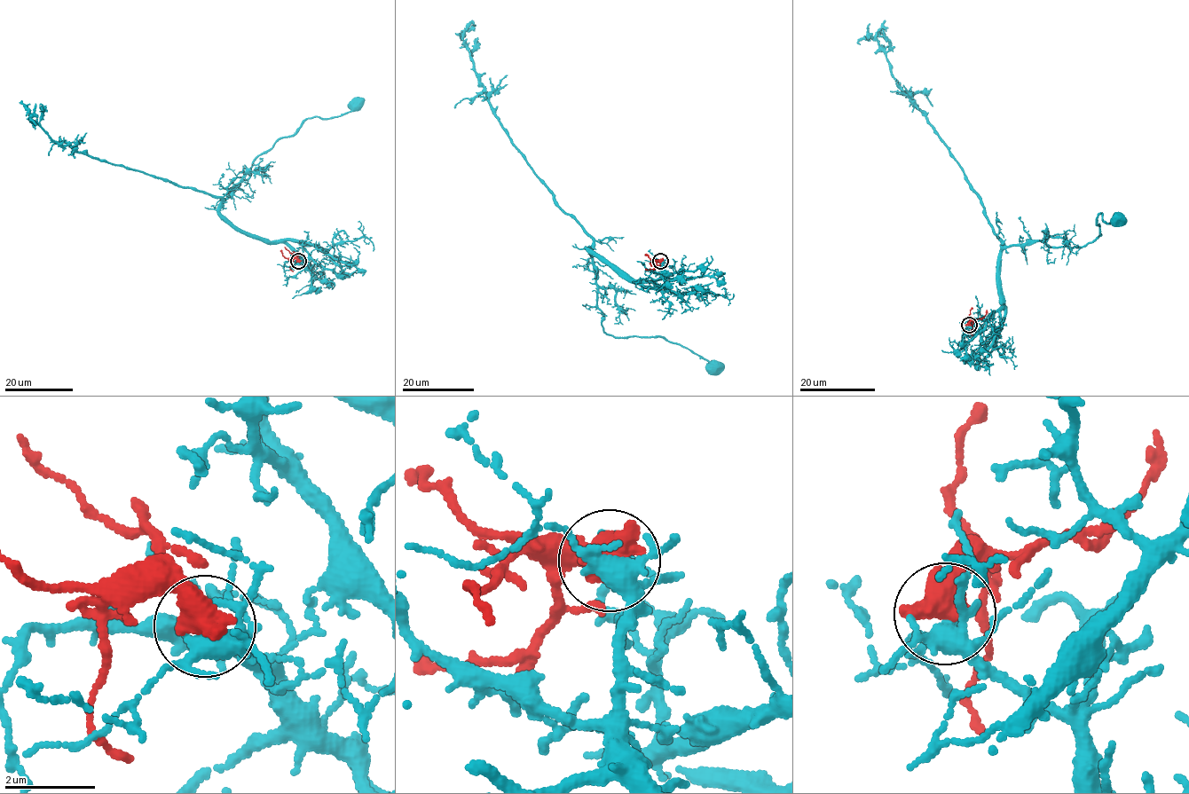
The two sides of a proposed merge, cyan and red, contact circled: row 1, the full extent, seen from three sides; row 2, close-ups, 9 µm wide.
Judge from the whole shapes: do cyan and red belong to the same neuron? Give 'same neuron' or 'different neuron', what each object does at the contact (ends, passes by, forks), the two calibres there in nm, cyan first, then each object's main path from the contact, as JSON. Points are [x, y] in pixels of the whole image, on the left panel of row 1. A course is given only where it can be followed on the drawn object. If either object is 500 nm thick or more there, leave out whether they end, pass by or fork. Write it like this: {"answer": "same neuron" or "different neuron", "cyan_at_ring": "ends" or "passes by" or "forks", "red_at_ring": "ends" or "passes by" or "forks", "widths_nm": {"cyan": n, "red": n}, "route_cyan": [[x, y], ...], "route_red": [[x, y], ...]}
{"answer": "different neuron", "widths_nm": {"cyan": 320, "red": 700}, "route_cyan": [[299, 262], [308, 255], [300, 242], [240, 232], [220, 208], [279, 139], [305, 120], [340, 116], [355, 105]], "route_red": [[299, 261], [284, 247]]}

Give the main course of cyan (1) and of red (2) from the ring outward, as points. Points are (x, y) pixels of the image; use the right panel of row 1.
1: (968, 326), (980, 331), (1003, 304), (1003, 249), (1081, 247), (1100, 235), (1100, 214), (1117, 220)
2: (968, 325), (972, 321), (982, 318), (986, 310)

